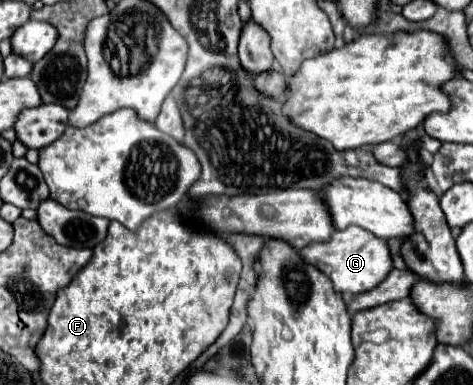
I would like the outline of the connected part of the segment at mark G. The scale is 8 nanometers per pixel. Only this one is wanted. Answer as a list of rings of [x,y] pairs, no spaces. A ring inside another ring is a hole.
[[[349,226],[347,230],[335,232],[335,234],[331,234],[331,238],[327,242],[317,242],[315,246],[305,246],[299,252],[299,256],[303,258],[303,262],[313,264],[325,276],[329,276],[335,292],[339,292],[339,294],[369,292],[377,284],[381,284],[393,268],[387,242],[359,226]]]

